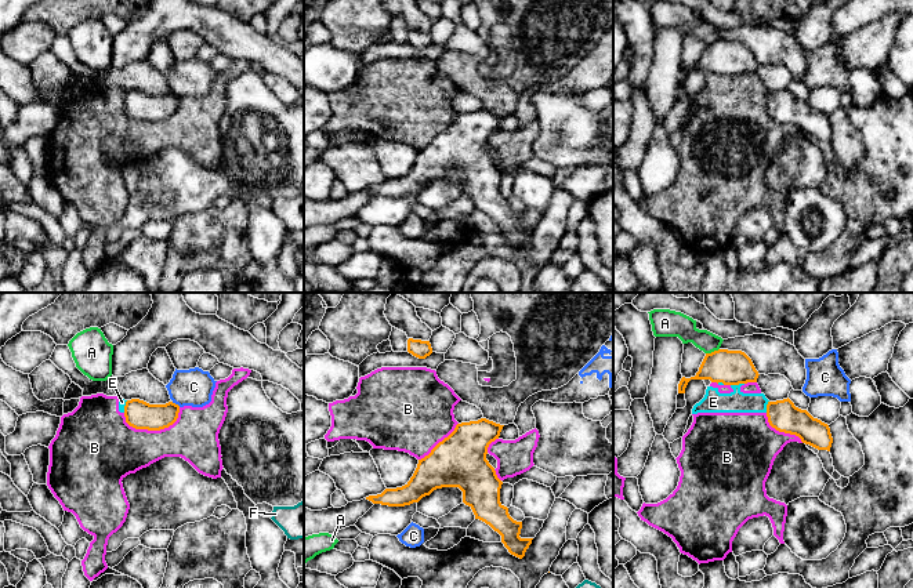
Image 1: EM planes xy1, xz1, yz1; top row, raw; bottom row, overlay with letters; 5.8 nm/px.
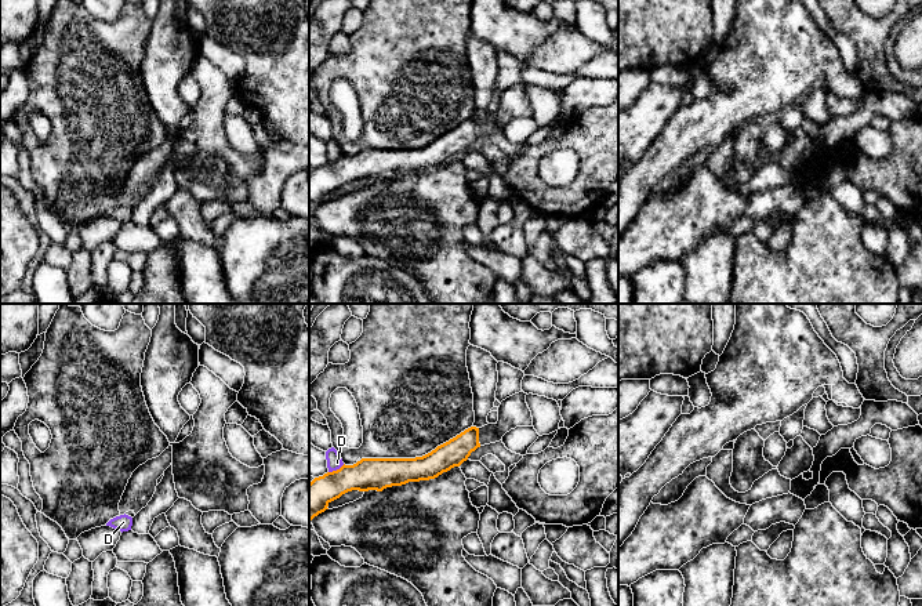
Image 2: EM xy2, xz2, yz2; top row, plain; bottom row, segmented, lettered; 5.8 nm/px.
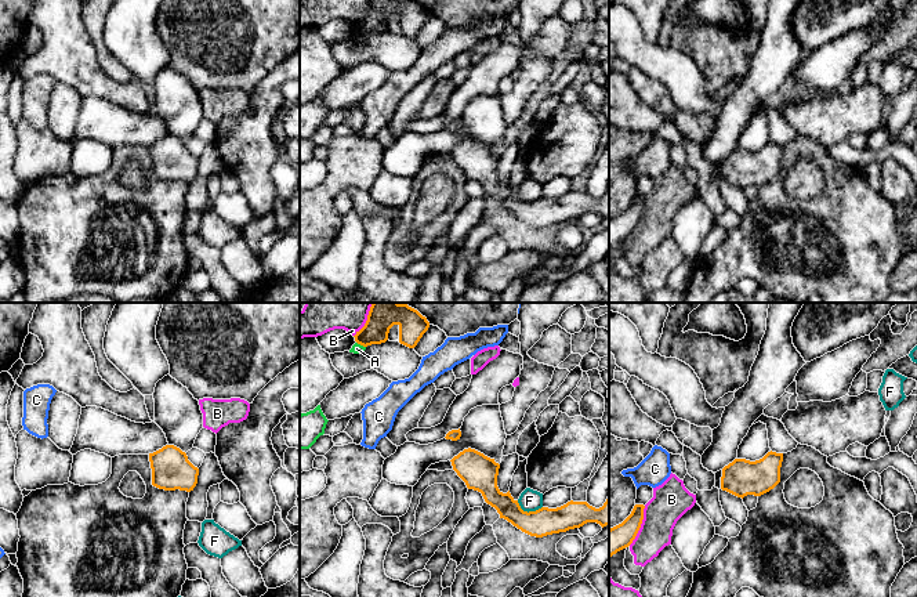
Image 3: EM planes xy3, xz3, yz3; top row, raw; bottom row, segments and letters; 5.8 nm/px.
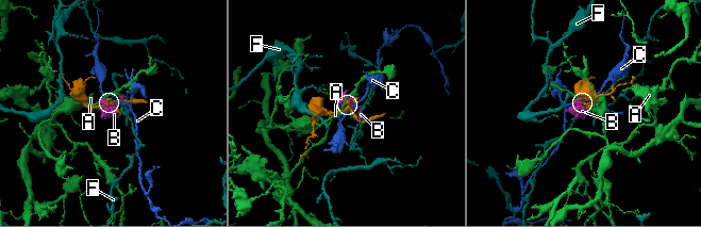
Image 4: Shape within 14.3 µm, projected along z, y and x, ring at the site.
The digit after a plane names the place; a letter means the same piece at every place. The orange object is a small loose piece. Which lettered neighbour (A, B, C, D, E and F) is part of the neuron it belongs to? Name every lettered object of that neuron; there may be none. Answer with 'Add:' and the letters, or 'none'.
Add: none

